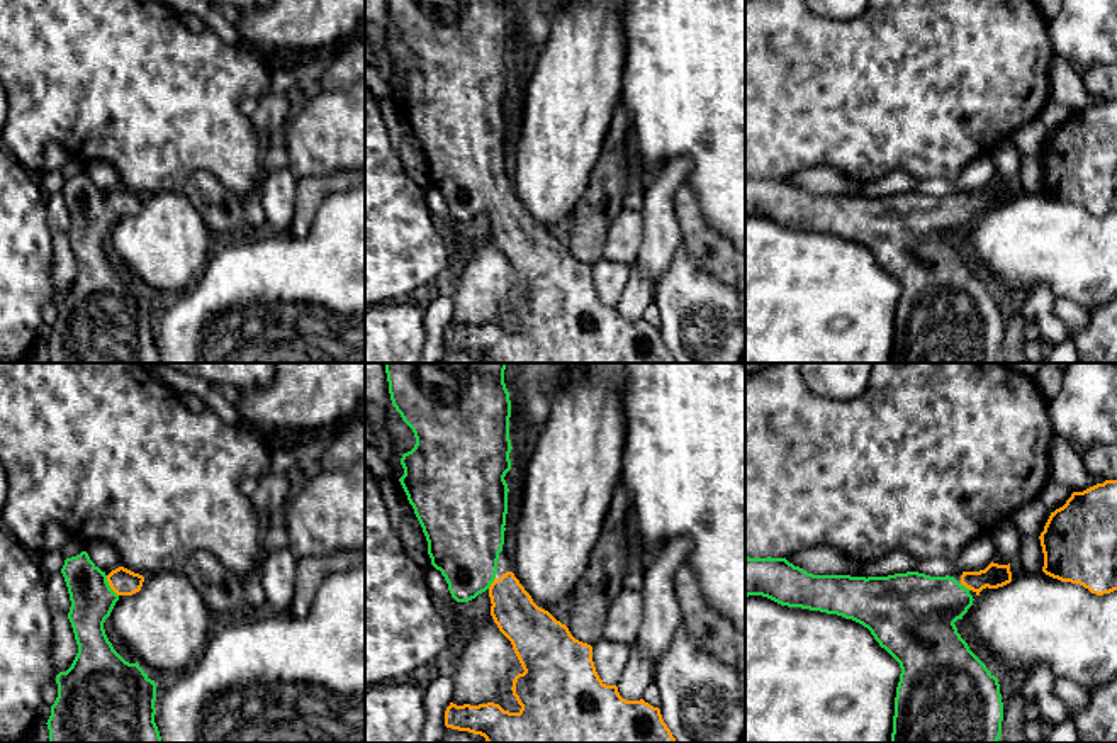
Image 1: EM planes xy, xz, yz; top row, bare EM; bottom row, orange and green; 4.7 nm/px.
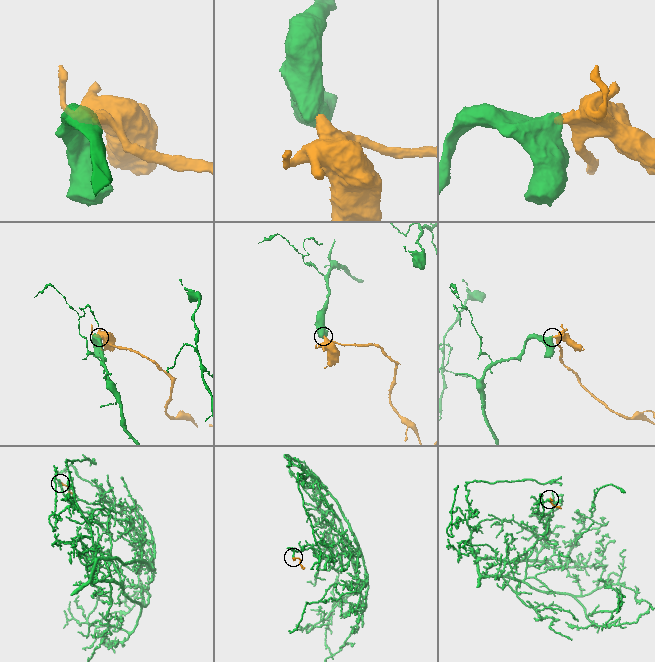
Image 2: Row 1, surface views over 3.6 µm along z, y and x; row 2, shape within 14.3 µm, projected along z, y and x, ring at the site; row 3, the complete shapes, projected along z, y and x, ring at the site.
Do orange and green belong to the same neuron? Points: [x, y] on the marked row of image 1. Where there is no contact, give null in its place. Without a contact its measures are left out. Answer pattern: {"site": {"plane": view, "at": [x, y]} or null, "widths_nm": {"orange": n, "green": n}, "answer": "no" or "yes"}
{"site": {"plane": "xy", "at": [111, 586]}, "widths_nm": {"orange": 130, "green": 200}, "answer": "yes"}

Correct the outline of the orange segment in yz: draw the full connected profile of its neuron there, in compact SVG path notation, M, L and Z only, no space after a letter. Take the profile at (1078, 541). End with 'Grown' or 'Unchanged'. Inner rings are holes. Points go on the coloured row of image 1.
M1117 480L1073 492L1063 507L1051 512L1039 539L1046 575L1080 584L1097 595L1117 590Z. Unchanged

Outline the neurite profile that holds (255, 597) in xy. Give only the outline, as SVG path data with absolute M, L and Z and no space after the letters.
M255 568L243 582L246 594L244 614L263 614L267 612L267 599L261 585L261 570Z

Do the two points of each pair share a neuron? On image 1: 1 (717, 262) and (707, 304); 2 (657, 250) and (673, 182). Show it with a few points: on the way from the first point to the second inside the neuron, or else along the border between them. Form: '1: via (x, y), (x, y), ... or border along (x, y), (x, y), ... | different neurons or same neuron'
1: border along (684, 246), (701, 268), (727, 284) | different neurons
2: via (659, 233), (659, 199) | same neuron

